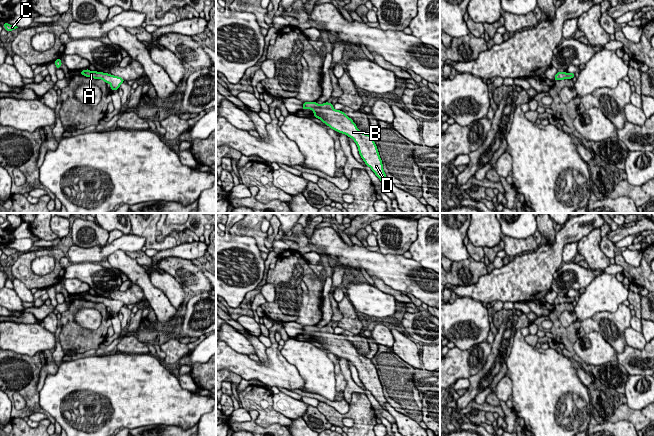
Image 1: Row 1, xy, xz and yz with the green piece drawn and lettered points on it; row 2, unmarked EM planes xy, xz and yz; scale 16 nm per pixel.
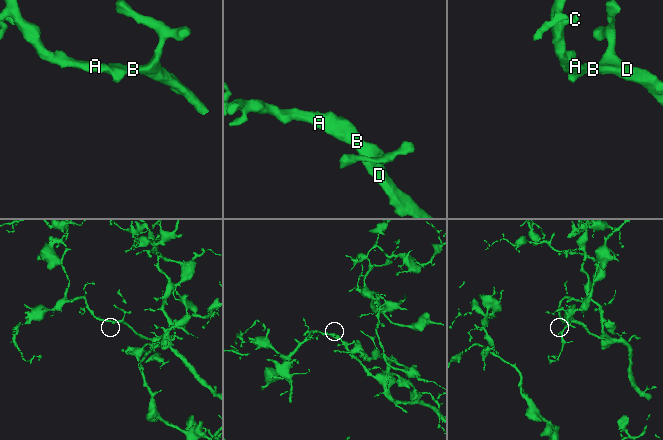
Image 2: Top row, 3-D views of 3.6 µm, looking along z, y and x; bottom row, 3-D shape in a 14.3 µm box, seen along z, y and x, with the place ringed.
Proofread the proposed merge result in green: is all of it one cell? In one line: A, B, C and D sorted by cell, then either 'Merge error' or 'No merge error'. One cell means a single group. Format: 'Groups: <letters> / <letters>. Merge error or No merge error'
Groups: A B C D. No merge error

